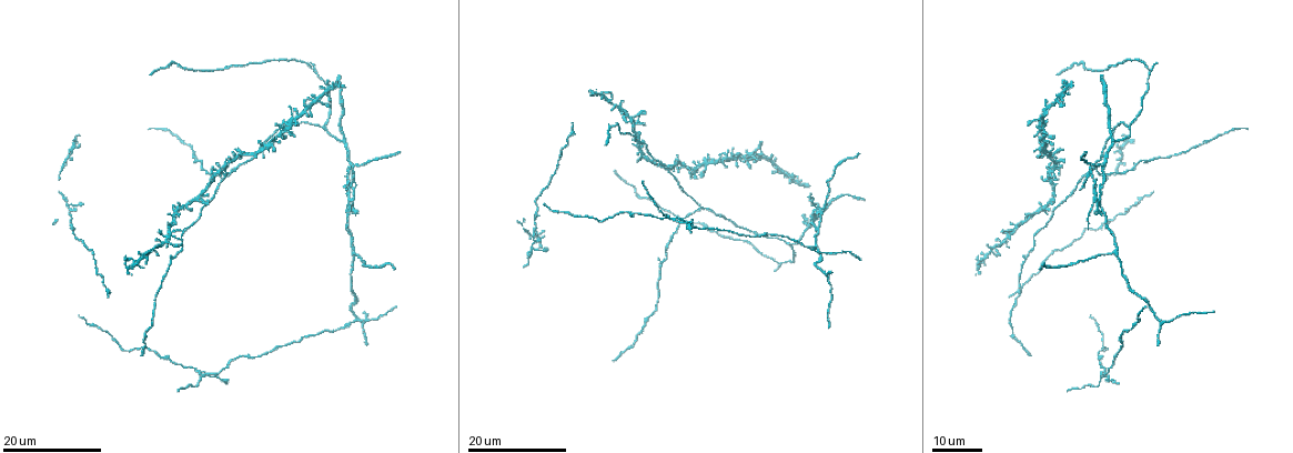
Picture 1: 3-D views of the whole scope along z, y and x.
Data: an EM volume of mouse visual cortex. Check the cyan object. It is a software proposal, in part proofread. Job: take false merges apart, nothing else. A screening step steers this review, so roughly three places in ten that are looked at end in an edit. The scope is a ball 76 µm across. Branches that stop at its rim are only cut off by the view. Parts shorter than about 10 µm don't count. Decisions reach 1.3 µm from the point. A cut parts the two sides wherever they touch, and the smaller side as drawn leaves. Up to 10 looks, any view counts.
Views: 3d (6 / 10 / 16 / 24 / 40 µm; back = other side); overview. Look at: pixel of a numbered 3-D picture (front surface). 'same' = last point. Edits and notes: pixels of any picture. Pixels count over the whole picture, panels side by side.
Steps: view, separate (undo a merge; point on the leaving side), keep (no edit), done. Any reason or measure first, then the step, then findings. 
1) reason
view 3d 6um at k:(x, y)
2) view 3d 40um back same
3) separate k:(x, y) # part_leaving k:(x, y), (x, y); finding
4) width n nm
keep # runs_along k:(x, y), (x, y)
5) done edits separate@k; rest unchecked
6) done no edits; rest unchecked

a fork
view 3d 16um at 1:(1057, 207)

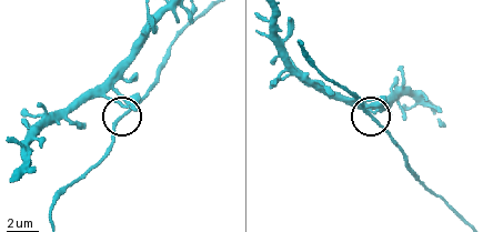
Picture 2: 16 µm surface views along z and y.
view 3d 6um at 2:(119, 119)

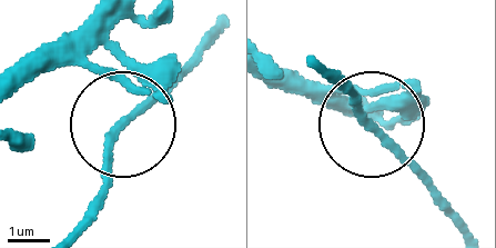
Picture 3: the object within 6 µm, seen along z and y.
keep # runs_along 3:(464, 222), (372, 130), (346, 77); all the same neuron

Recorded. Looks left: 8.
branch point
view 3d 24um at 1:(820, 228)

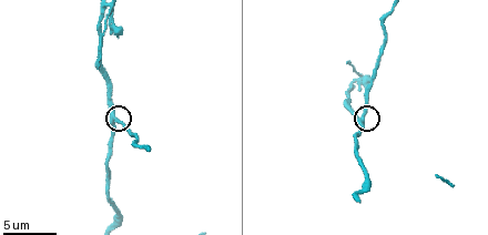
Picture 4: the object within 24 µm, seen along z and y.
view 3d 10um at 4:(114, 117)

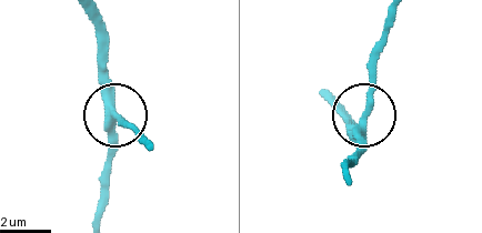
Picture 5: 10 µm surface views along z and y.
side_arm 21 um
keep # one neuron here

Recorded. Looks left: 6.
view 3d 16um at 1:(200, 372)

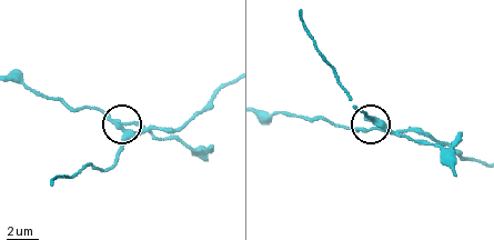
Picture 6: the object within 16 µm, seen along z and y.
view 3d 10um at 6:(129, 124)

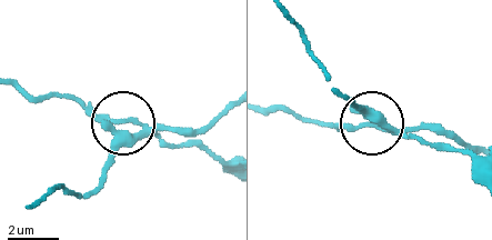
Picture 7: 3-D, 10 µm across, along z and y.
arms 3
separate 7:(184, 143) # part_leaving 7:(146, 132), (122, 119), (97, 117), (59, 93), (21, 91); a second neuron is stuck on

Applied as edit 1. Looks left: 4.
view overview

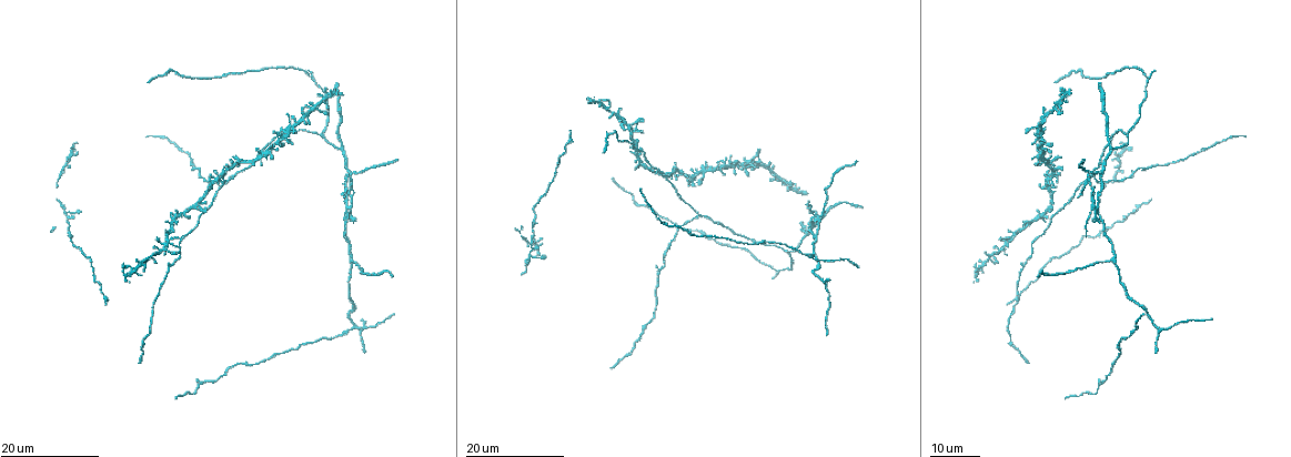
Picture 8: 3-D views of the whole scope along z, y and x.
looks like a crossing
view 3d 24um at 8:(1094, 207)

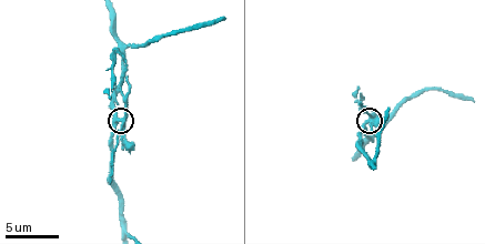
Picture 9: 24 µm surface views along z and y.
view 3d 6um at 9:(365, 123)

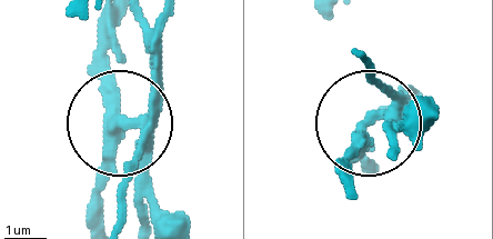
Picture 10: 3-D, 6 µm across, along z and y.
width 310 nm
separate 10:(134, 168) # part_leaving 10:(120, 122), (148, 91), (144, 17); two neurons meet here

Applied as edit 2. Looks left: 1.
done edits separate@7, separate@10; rest unchecked

